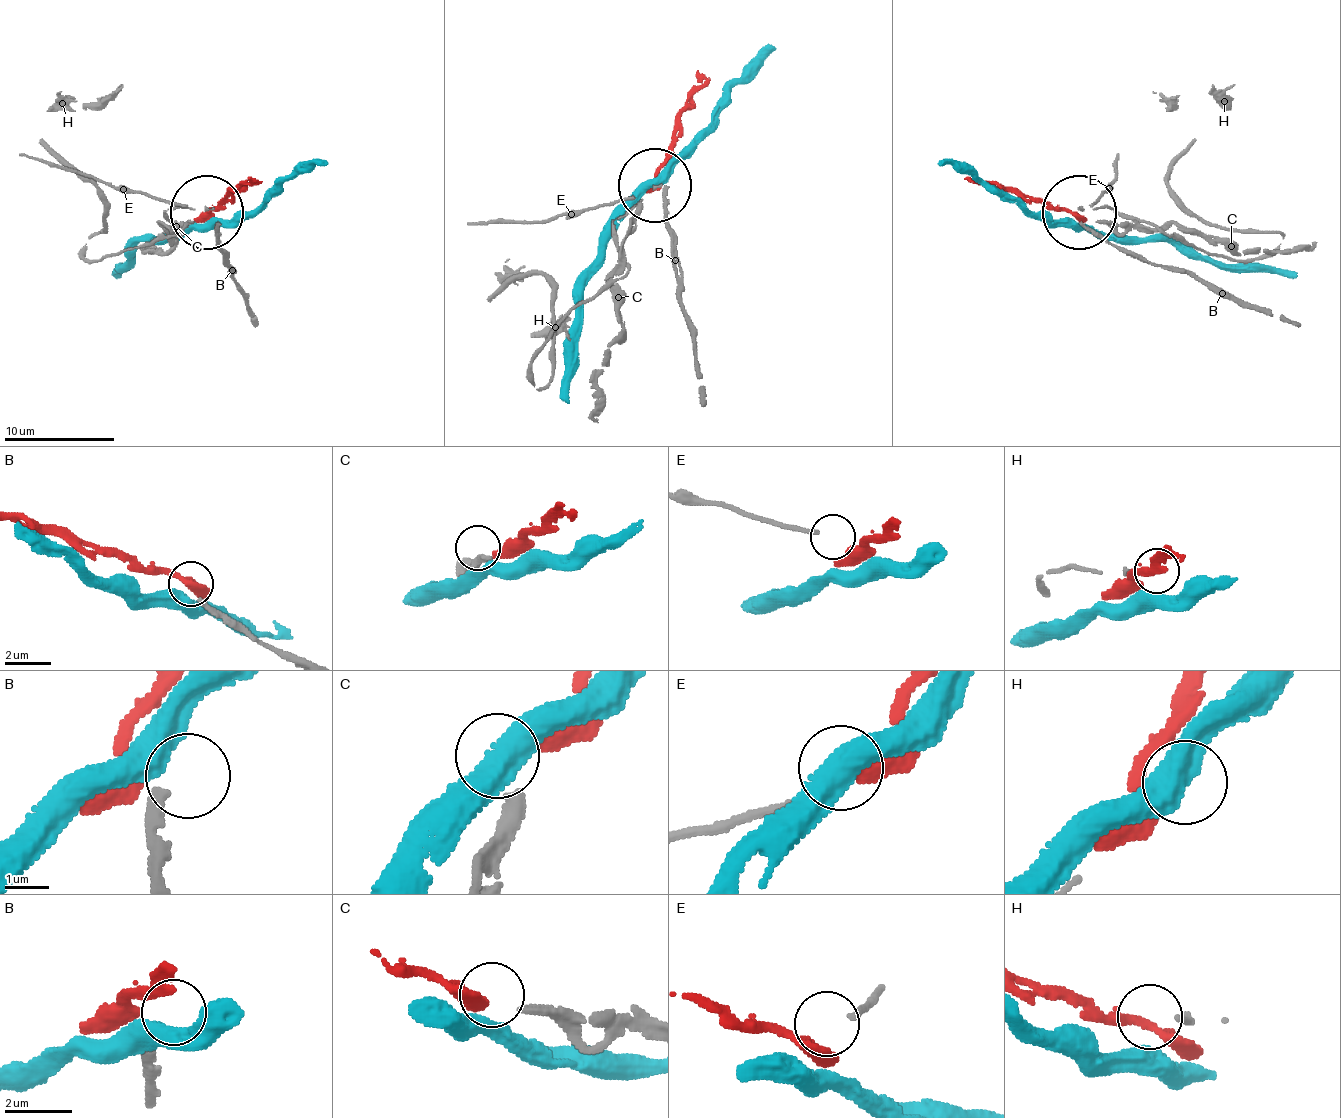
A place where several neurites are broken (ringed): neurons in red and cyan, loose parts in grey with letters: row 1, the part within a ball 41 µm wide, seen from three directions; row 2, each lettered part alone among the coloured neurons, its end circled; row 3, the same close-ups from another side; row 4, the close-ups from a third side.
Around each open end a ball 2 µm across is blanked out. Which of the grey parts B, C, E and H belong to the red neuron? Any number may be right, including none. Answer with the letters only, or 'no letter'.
C

